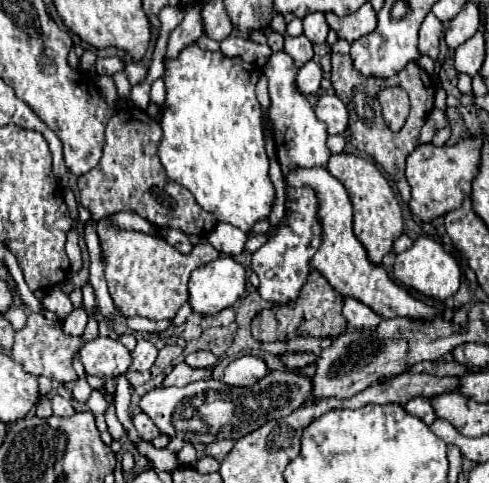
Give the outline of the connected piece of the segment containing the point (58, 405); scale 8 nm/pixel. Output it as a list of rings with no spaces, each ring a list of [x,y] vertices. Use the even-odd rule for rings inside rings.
[[[55,395],[53,399],[53,415],[59,415],[59,417],[69,417],[75,413],[75,407],[69,399],[63,399],[61,395]]]

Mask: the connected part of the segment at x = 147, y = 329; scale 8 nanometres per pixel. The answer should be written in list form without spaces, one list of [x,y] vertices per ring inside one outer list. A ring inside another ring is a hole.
[[[131,317],[127,319],[127,325],[133,331],[141,331],[141,333],[161,333],[171,325],[171,321],[151,321],[145,317]]]

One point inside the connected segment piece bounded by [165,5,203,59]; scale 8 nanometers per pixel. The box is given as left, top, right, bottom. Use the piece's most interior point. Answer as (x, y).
(191, 29)

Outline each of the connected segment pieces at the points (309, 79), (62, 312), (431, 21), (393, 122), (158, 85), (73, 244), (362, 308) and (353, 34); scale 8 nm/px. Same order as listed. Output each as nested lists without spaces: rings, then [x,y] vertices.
[[[315,61],[305,63],[305,65],[299,69],[299,75],[297,75],[299,91],[305,93],[305,95],[309,95],[309,93],[317,93],[317,91],[319,91],[321,77],[323,77],[323,71],[321,71],[319,63],[315,63]]]
[[[57,286],[52,287],[46,293],[41,303],[45,309],[55,311],[60,320],[64,320],[73,311],[73,303],[69,301],[69,295],[63,293]]]
[[[429,13],[419,31],[419,51],[435,61],[439,55],[441,37],[443,37],[443,23],[433,13]]]
[[[387,87],[379,93],[383,119],[391,131],[399,131],[409,115],[409,97],[401,87]]]
[[[157,79],[153,83],[153,87],[151,87],[151,101],[157,103],[157,105],[163,105],[163,101],[165,101],[165,83],[163,83],[163,79]]]
[[[71,229],[67,235],[67,255],[71,261],[71,271],[79,271],[83,261],[81,261],[81,247],[79,247],[79,237],[75,229]]]
[[[347,297],[343,301],[341,313],[347,319],[347,323],[351,323],[355,329],[375,329],[377,323],[381,321],[381,317],[371,307],[367,307],[365,303],[361,303],[353,297]]]
[[[365,3],[361,9],[345,15],[345,17],[337,17],[337,15],[329,13],[327,23],[333,31],[337,31],[337,35],[341,39],[347,39],[349,43],[353,43],[355,39],[371,33],[377,27],[377,13],[373,11],[371,3]]]

